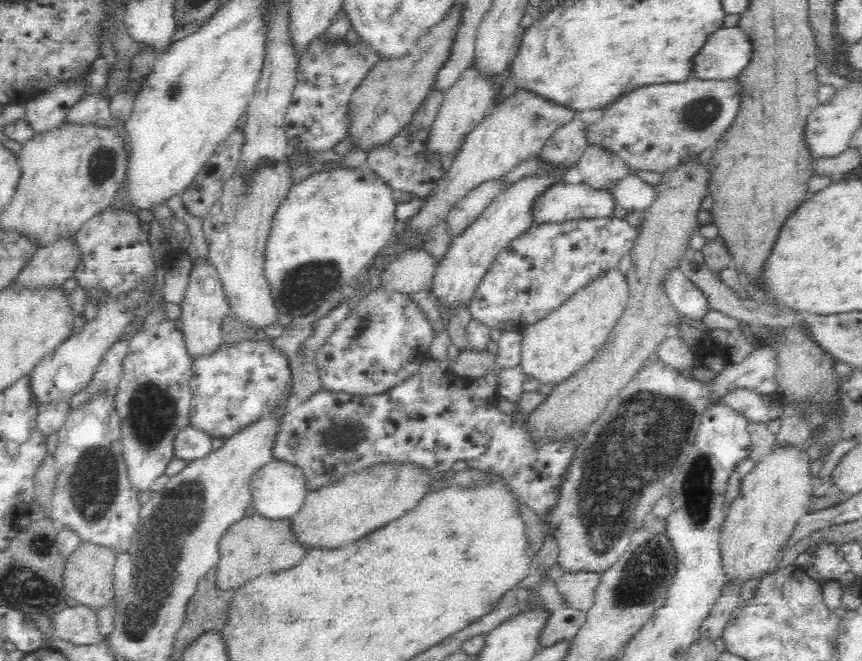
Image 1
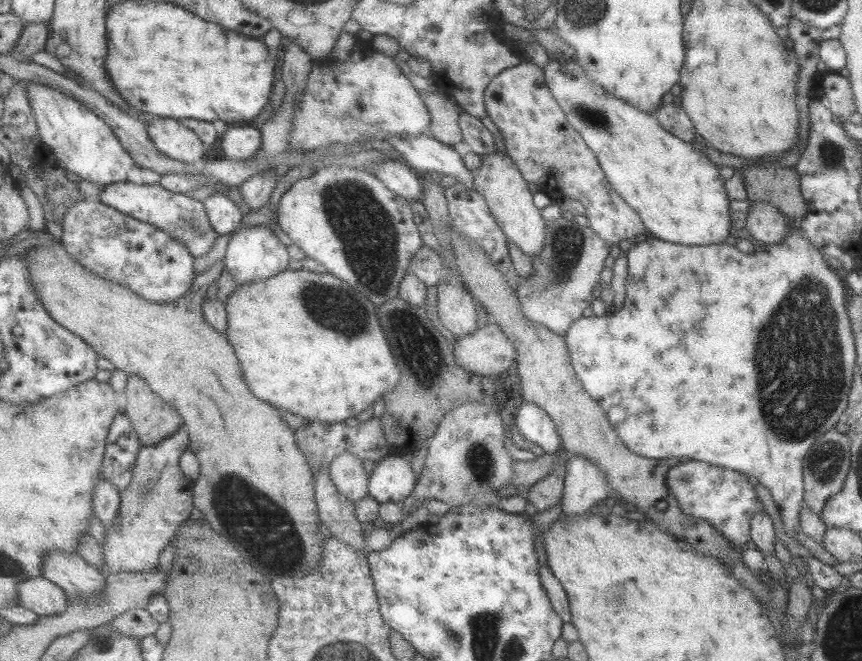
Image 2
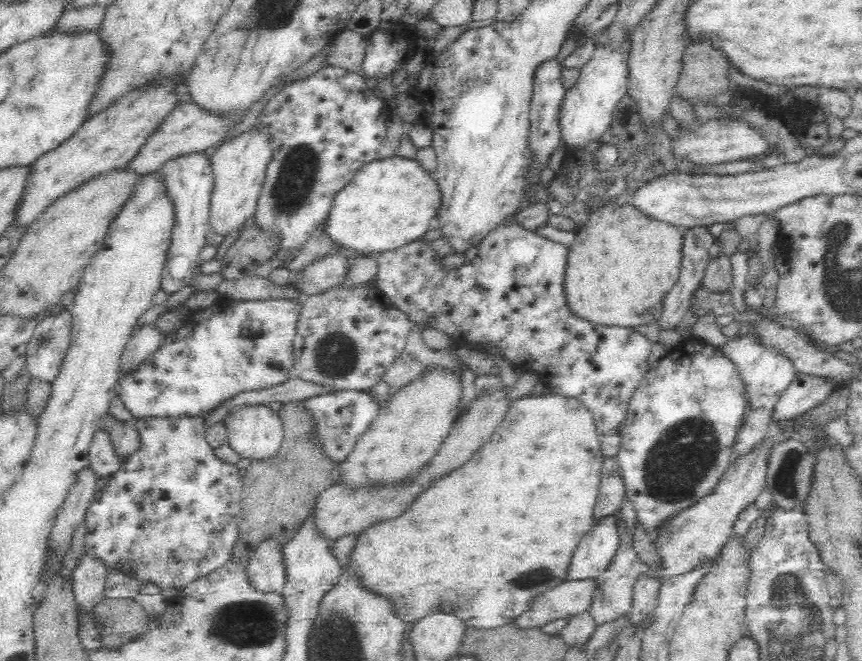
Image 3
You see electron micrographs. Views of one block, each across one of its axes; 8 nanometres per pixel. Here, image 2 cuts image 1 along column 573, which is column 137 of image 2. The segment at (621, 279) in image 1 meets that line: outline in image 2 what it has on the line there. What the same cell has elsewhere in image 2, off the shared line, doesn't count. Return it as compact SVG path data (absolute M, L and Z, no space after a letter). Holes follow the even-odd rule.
M52 238L52 241L19 255L29 261L31 283L57 322L86 339L101 357L108 359L116 368L130 375L143 376L153 391L179 410L190 431L191 450L200 458L202 466L202 476L194 485L195 508L202 512L213 528L229 538L243 558L269 578L301 578L316 572L323 562L323 544L327 543L327 539L321 533L316 479L307 455L298 445L296 430L283 420L284 411L259 400L251 392L235 347L227 335L207 322L203 312L203 300L211 284L221 278L226 268L225 259L199 273L193 280L193 288L181 300L155 304L131 288L105 280L103 276L87 270L81 262L75 262L75 258L65 251L61 239Z

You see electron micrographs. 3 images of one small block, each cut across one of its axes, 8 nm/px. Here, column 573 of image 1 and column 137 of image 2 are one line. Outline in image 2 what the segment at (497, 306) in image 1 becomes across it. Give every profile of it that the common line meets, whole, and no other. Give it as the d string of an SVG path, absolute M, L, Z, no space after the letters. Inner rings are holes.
M90 197L69 209L62 222L65 251L93 274L123 284L155 304L171 304L189 294L195 280L195 260L190 248L158 226L110 207Z

